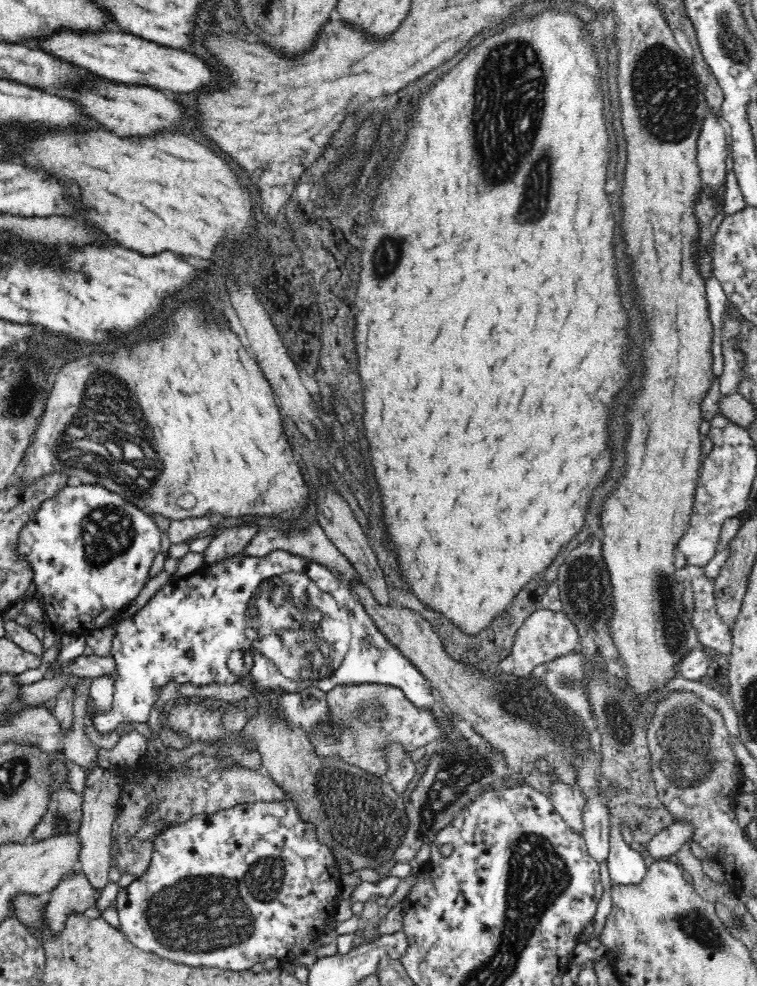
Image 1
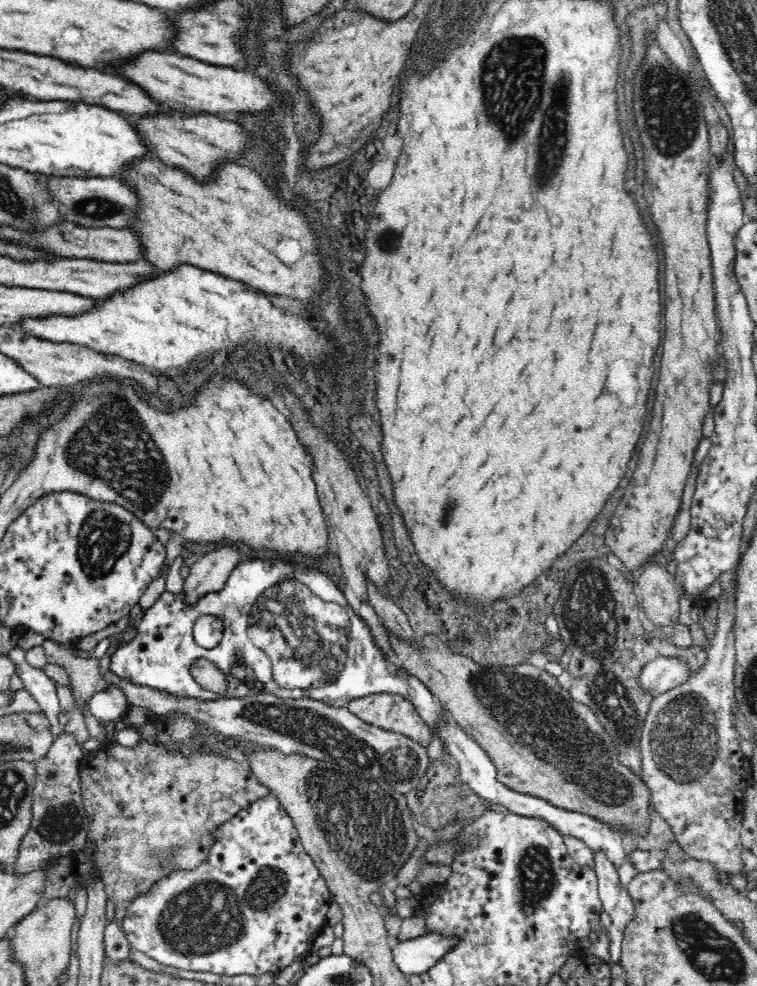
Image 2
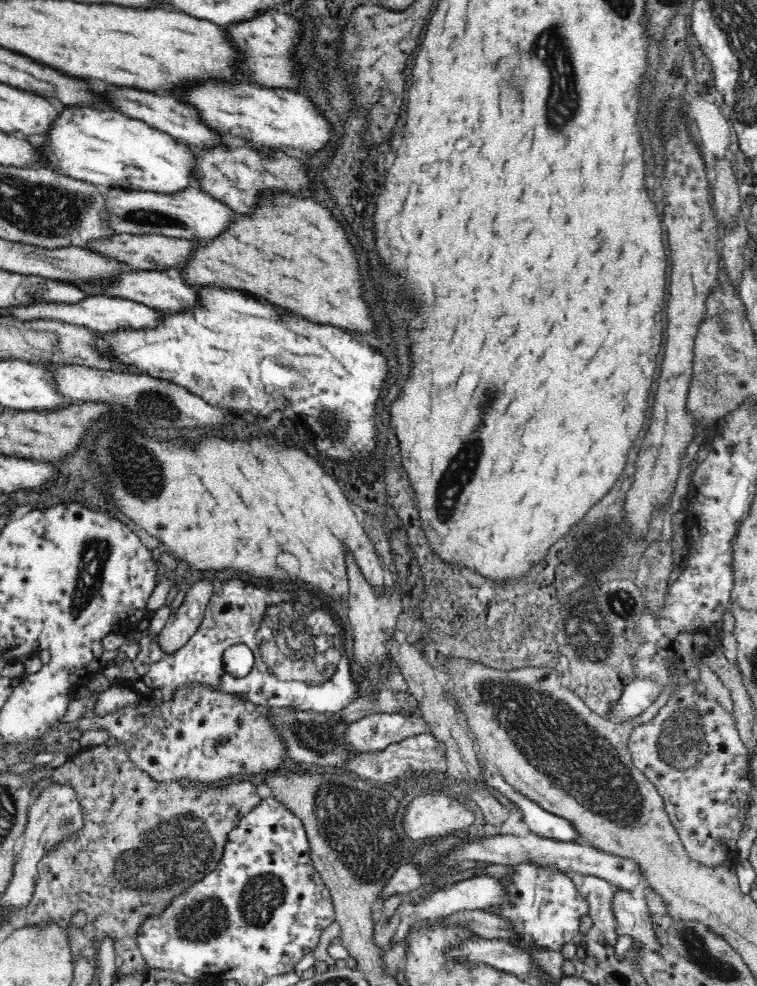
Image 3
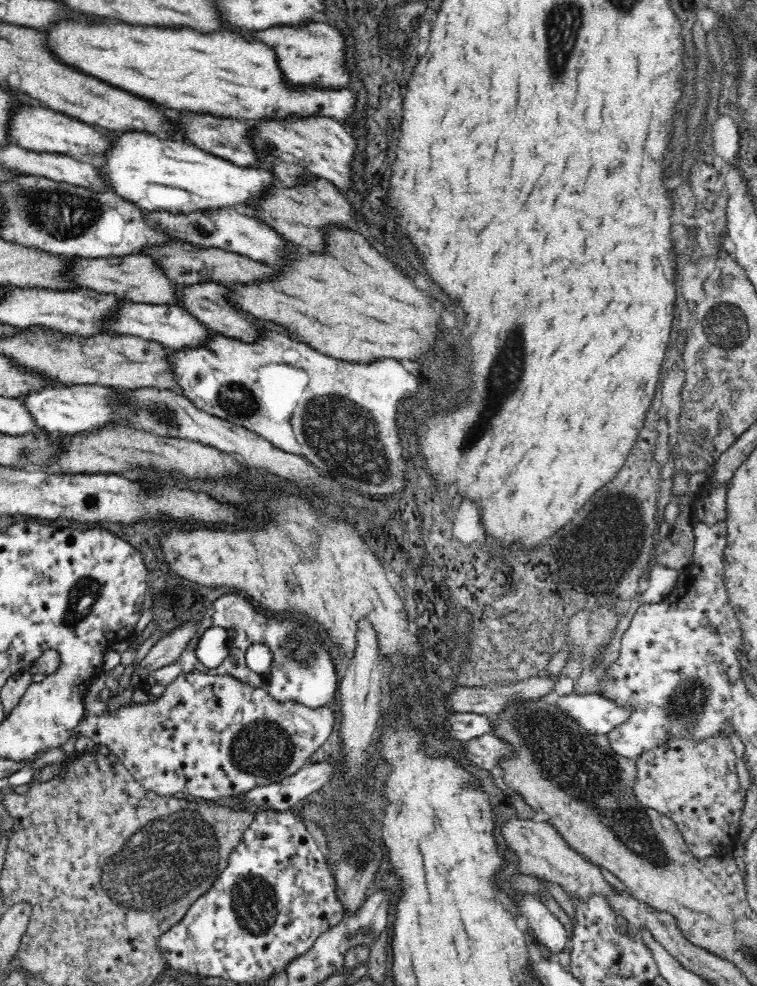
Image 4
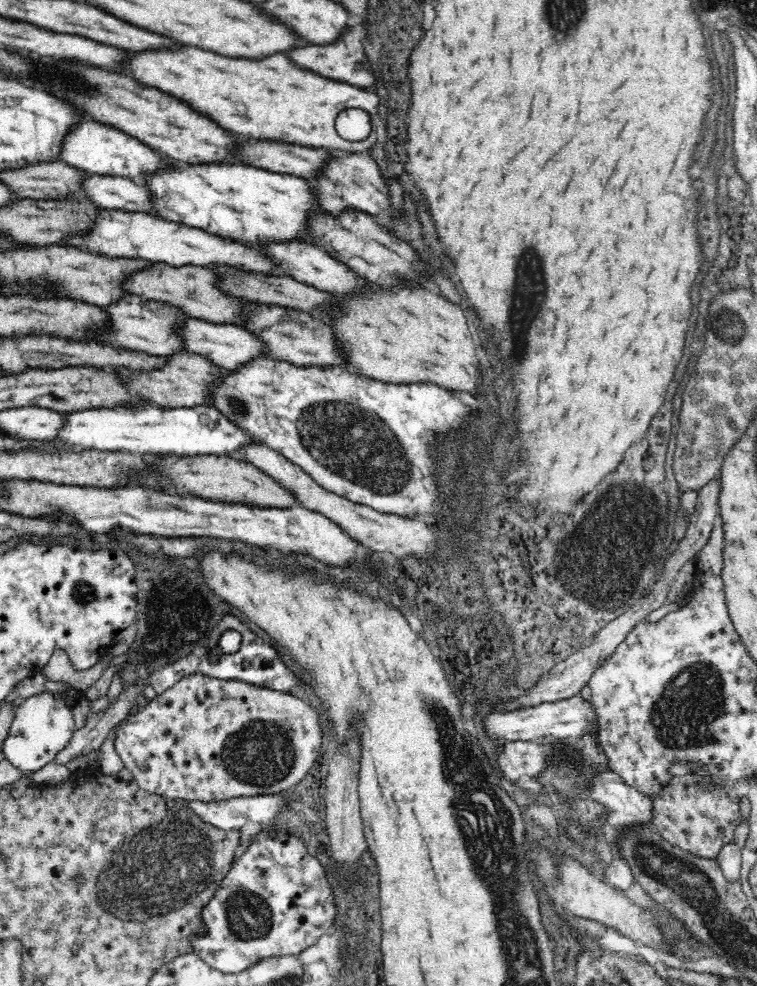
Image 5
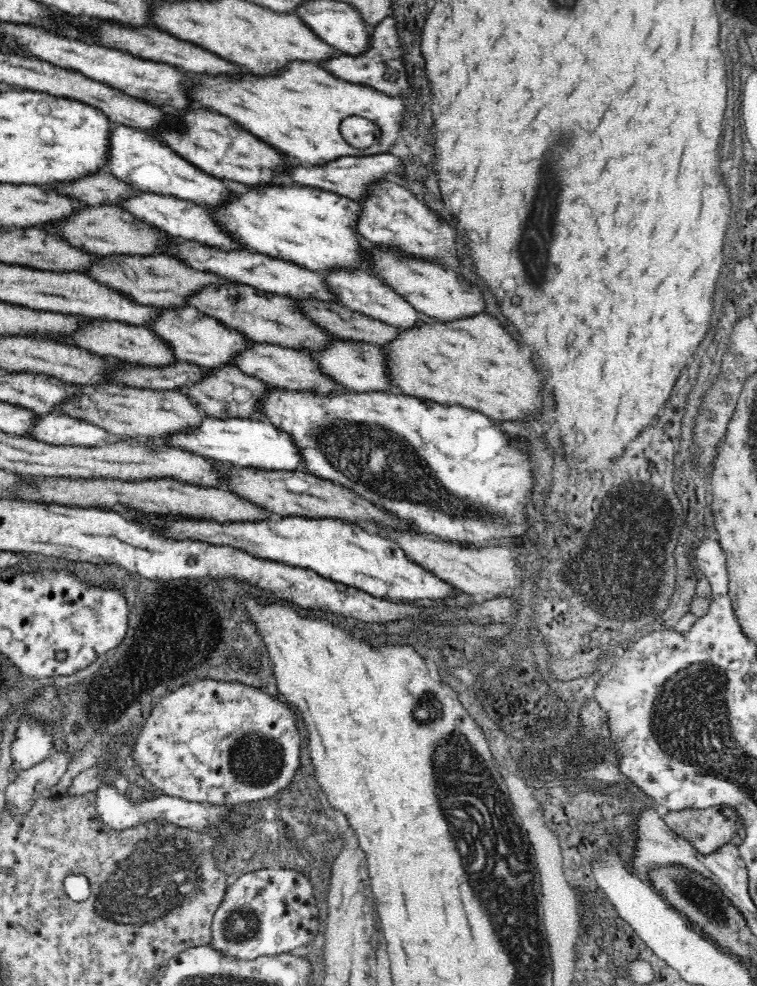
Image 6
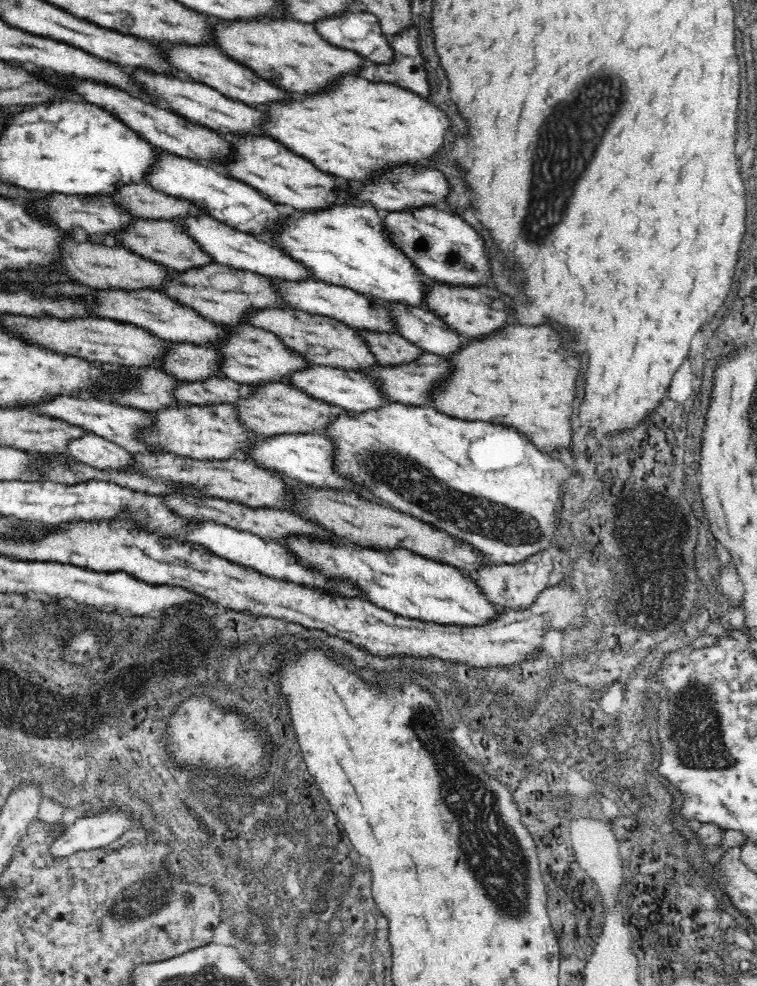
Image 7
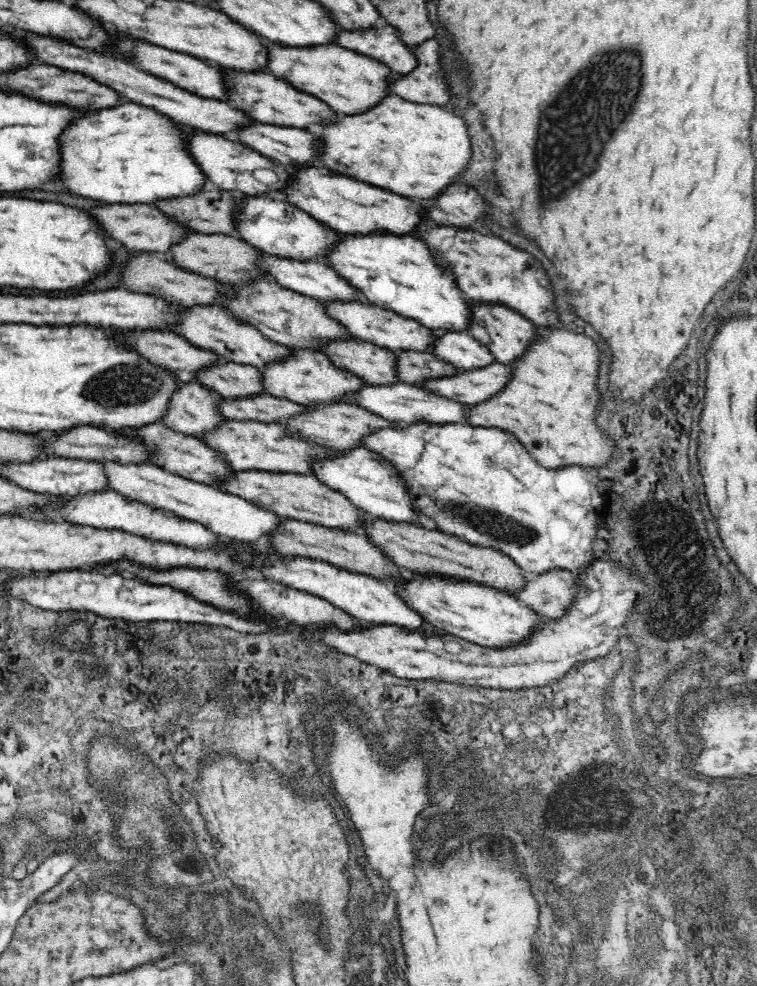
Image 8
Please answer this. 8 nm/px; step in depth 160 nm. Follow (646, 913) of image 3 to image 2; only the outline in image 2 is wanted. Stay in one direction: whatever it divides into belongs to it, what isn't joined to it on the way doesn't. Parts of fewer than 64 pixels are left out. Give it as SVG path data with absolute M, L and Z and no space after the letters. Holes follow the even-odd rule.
M604 853L594 855L599 897L603 910L611 917L608 929L609 951L614 963L621 957L621 942L625 928L634 920L636 904L631 899L627 886L620 881L617 866Z

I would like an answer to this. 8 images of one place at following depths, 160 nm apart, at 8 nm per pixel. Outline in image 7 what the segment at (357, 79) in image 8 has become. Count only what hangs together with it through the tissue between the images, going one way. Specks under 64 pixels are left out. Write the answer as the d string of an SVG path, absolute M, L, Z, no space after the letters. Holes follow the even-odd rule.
M286 19L259 21L215 20L218 47L230 58L251 68L258 77L294 95L326 94L334 90L344 76L359 76L366 59L357 52L326 42L315 25Z

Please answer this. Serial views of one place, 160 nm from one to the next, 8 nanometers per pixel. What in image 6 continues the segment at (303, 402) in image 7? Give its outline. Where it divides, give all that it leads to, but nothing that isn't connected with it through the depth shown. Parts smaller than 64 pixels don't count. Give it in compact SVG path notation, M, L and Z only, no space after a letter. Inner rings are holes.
M234 365L207 369L205 379L202 379L199 383L194 383L191 387L186 387L185 390L180 390L209 416L220 420L240 418L254 421L266 420L263 404L270 391L284 391L284 389L271 386L255 376L250 376Z

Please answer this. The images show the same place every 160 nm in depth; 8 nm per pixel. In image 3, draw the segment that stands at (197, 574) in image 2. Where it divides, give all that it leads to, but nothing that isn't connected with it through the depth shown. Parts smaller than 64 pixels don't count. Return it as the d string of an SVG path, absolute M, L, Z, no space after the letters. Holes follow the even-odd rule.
M200 580L188 590L183 603L169 616L164 629L156 638L156 643L166 655L173 655L198 632L198 628L204 622L210 597L216 588L217 585L213 586L206 580Z

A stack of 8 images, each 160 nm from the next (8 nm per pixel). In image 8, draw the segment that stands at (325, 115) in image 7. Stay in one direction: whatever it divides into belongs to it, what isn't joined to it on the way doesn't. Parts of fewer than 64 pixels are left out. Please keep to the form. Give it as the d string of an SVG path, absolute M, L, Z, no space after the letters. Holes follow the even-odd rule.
M396 94L388 95L382 104L378 104L366 114L340 117L335 125L324 127L319 132L315 131L315 136L322 138L324 143L320 160L323 166L336 173L417 201L437 199L450 184L454 184L456 176L460 176L466 170L466 164L472 158L470 134L462 118L454 116L448 109L412 103Z

